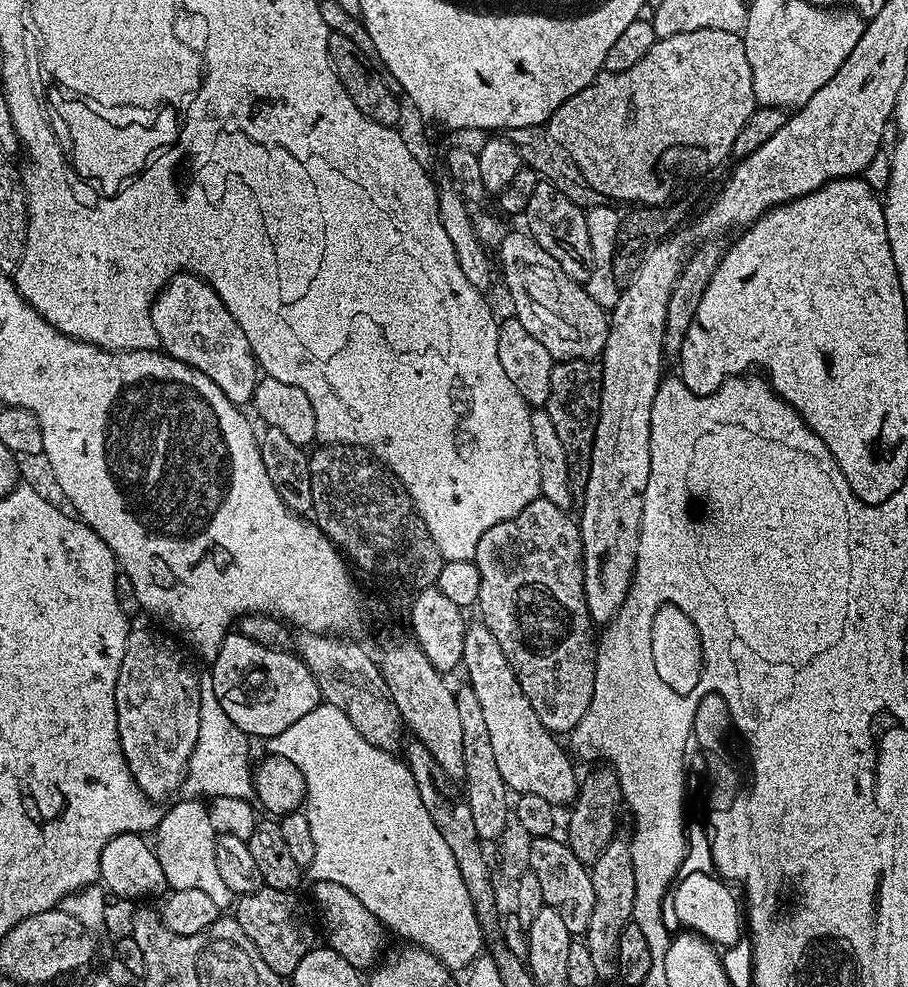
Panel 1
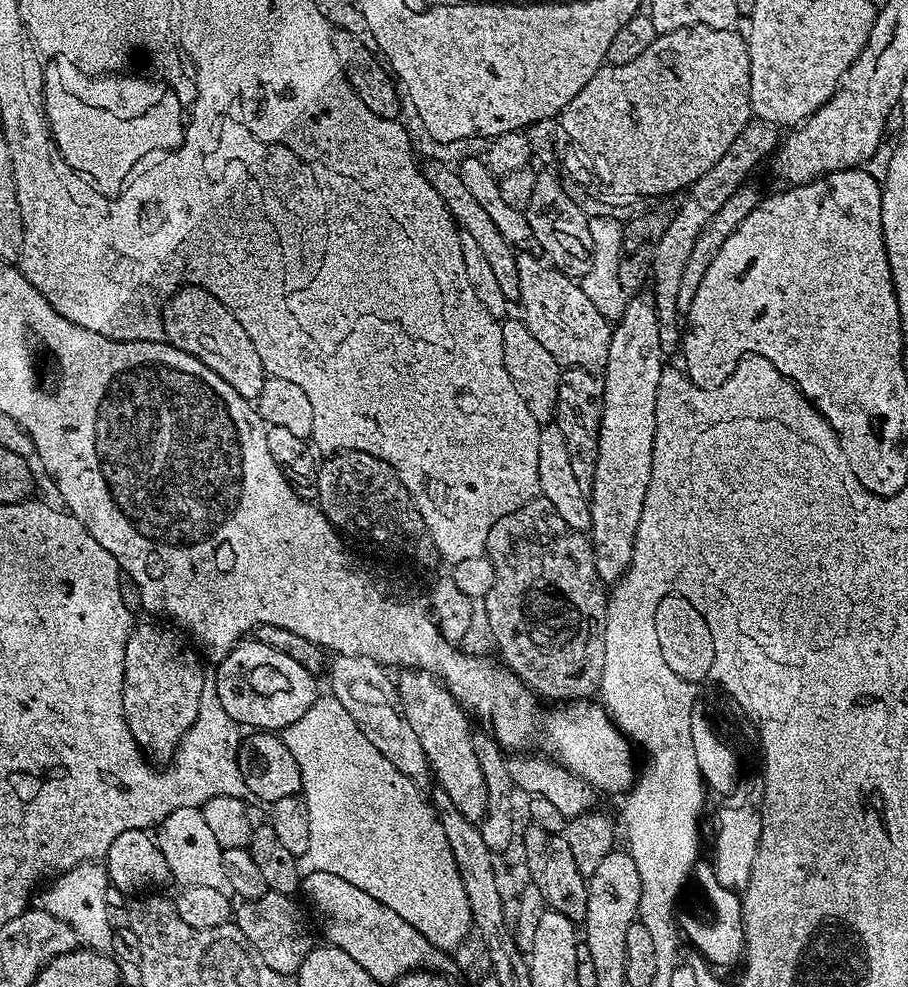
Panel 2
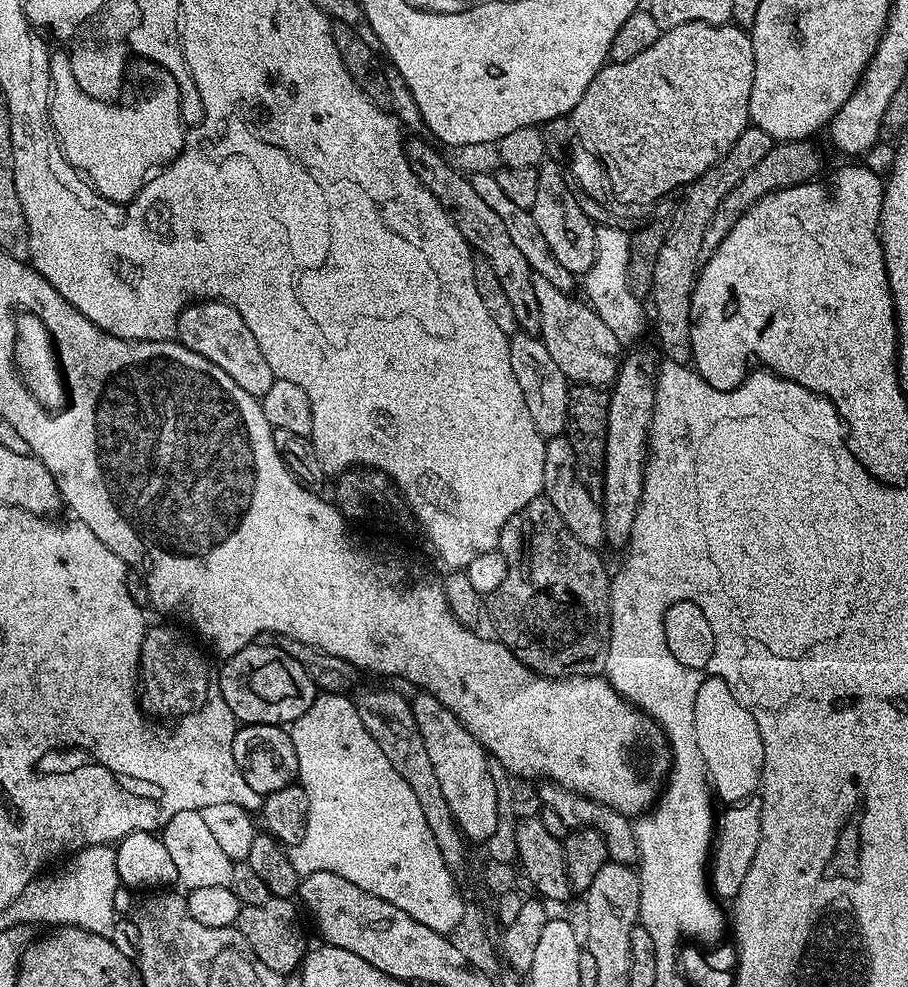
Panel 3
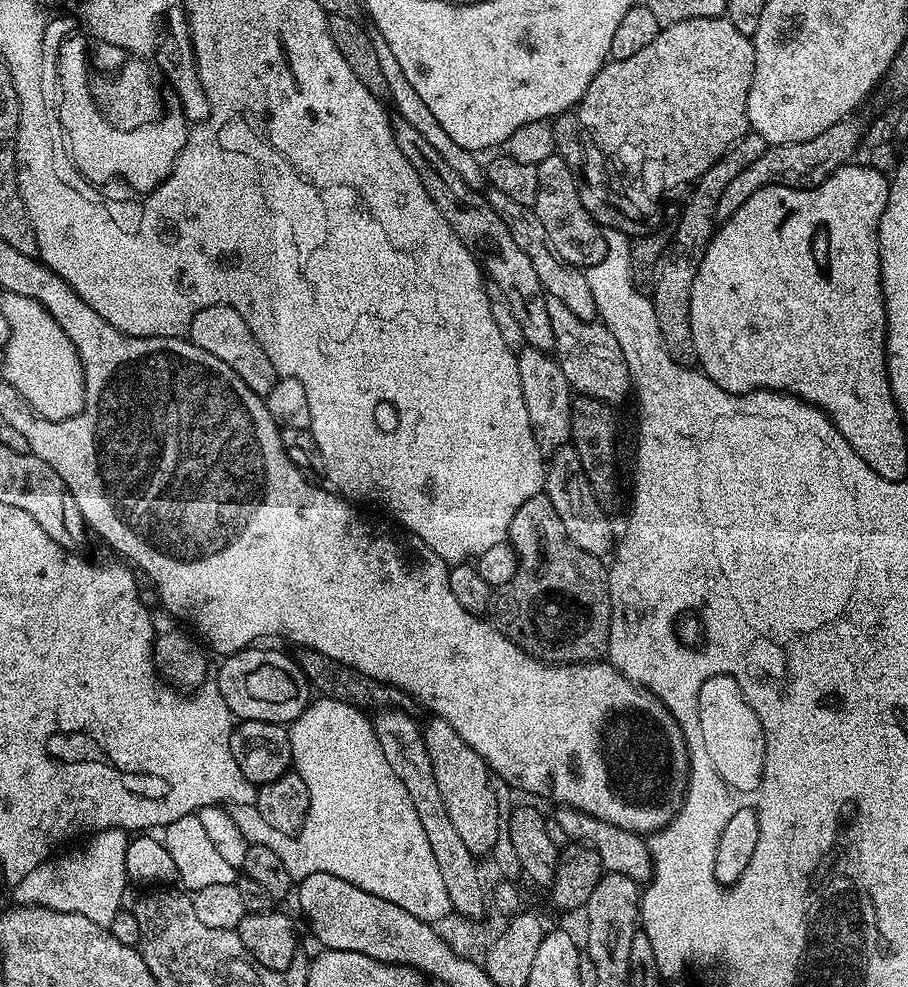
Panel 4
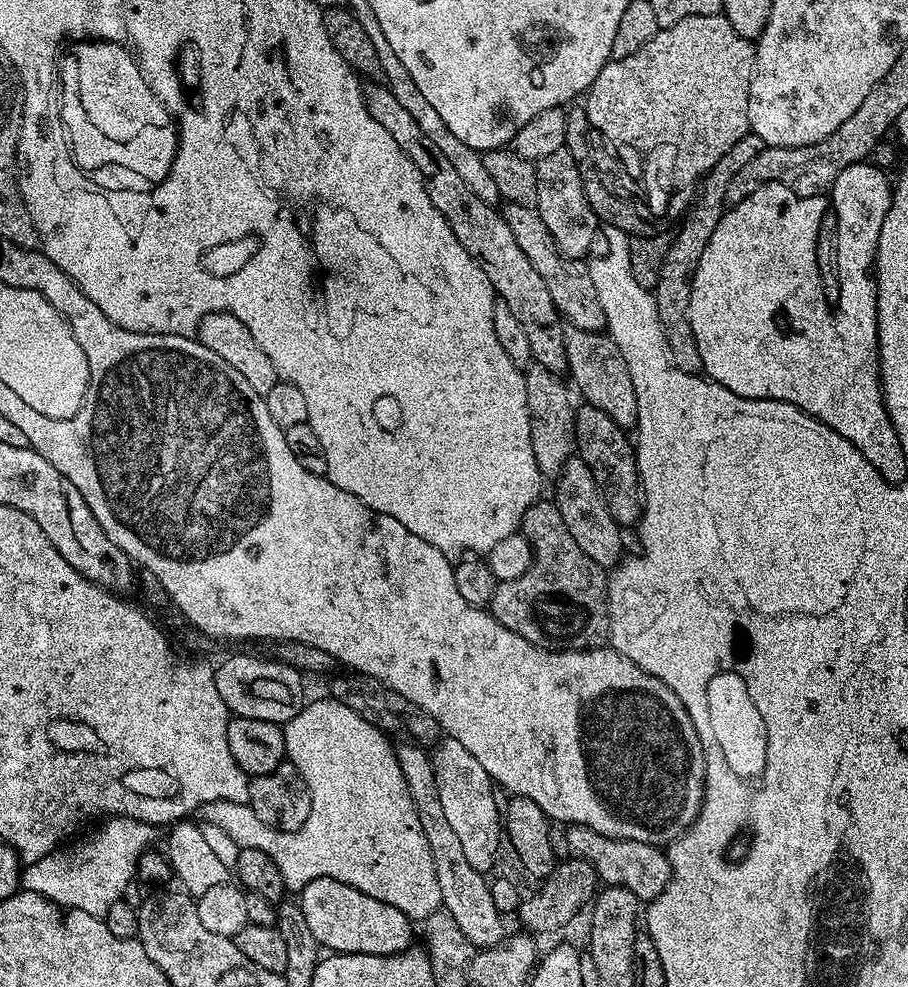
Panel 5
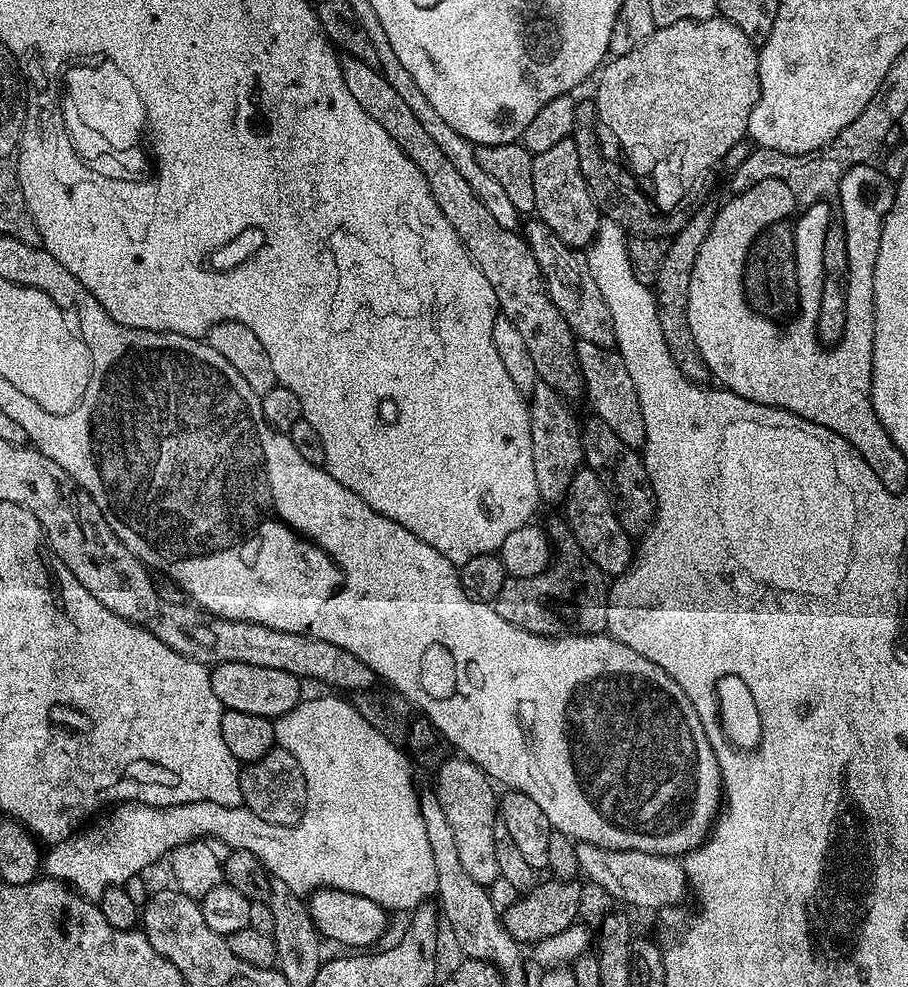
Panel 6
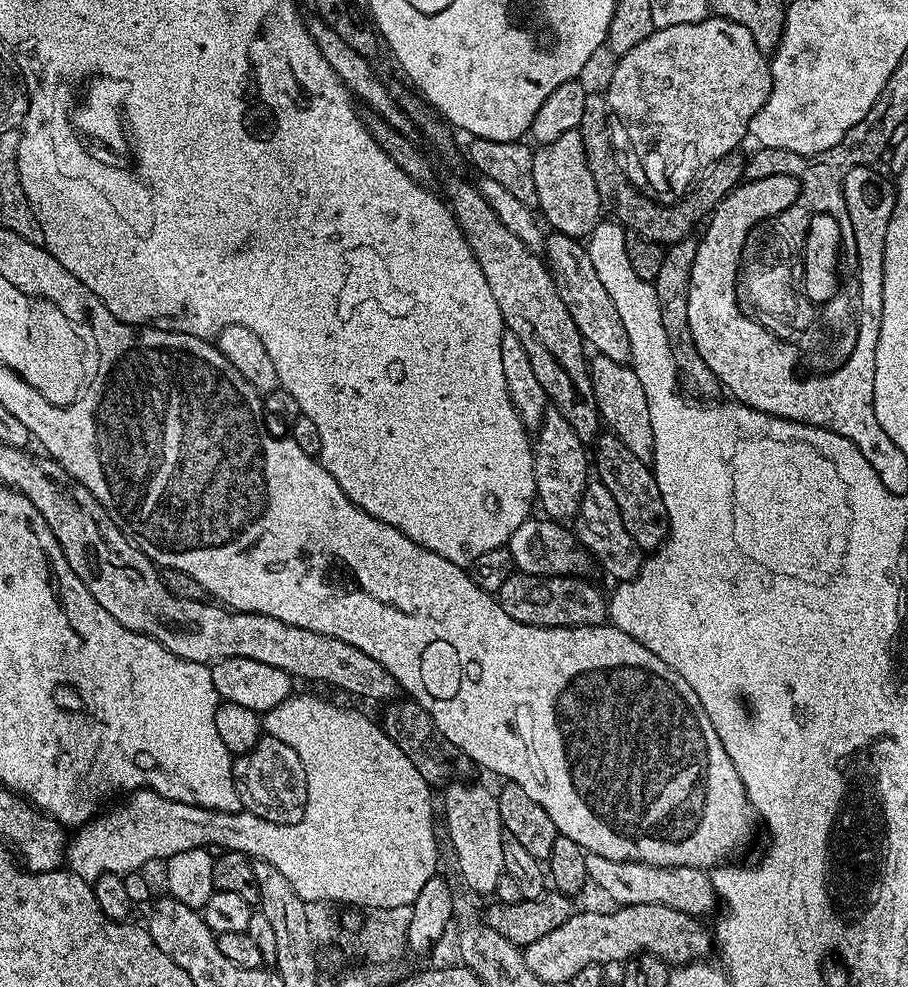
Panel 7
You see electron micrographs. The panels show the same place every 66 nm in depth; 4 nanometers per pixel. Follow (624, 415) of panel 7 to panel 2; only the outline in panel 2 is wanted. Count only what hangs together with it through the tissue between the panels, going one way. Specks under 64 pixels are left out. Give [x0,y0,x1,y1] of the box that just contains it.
[516,250,613,373]

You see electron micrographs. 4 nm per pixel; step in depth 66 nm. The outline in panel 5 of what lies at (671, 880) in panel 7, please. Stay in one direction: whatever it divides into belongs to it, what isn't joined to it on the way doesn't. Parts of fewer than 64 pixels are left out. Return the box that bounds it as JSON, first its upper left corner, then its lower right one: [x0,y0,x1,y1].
[566,824,672,902]

